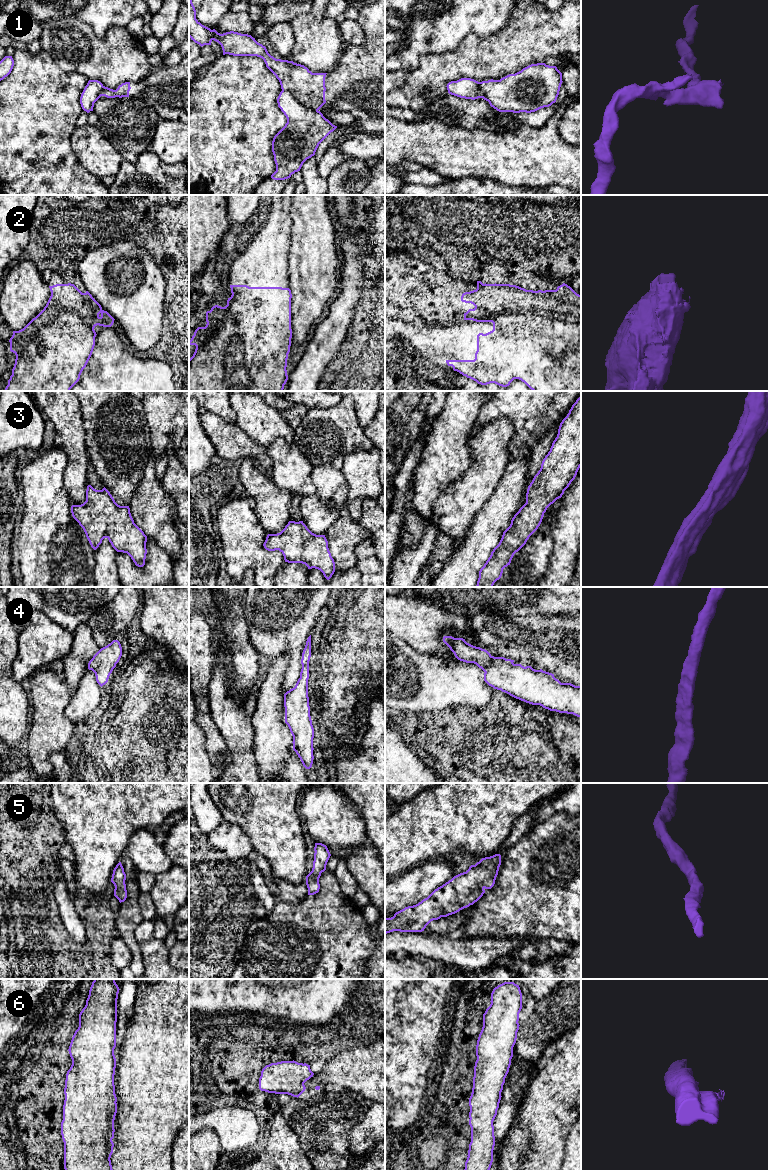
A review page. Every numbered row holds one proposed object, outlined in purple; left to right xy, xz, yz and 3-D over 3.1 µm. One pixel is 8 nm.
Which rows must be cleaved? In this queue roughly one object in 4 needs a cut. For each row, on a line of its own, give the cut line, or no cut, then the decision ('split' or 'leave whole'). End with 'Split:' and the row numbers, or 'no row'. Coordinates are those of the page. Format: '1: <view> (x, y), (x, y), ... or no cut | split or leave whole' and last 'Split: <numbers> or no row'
1: xz (282, 89), (290, 91), (307, 107), (317, 111) | split
2: no cut | leave whole
3: no cut | leave whole
4: no cut | leave whole
5: no cut | leave whole
6: no cut | leave whole
Split: 1

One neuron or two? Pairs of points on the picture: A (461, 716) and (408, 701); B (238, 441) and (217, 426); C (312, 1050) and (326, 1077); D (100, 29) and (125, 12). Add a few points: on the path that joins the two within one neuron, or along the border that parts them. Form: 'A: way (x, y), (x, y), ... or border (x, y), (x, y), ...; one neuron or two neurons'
A: border (464, 705), (452, 705), (435, 712), (418, 713); two neurons
B: way (233, 441), (222, 431); one neuron
C: border (344, 1050), (335, 1054), (324, 1063); two neurons
D: way (106, 23), (113, 16), (119, 15); one neuron

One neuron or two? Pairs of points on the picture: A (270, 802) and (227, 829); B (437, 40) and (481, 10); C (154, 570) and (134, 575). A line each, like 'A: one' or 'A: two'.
A: two
B: one
C: one

